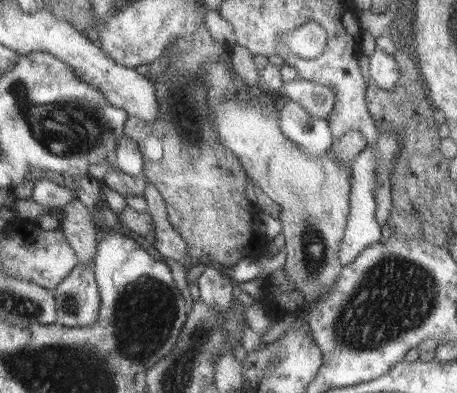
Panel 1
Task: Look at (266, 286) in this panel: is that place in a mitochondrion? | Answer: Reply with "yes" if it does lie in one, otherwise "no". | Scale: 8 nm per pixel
no

